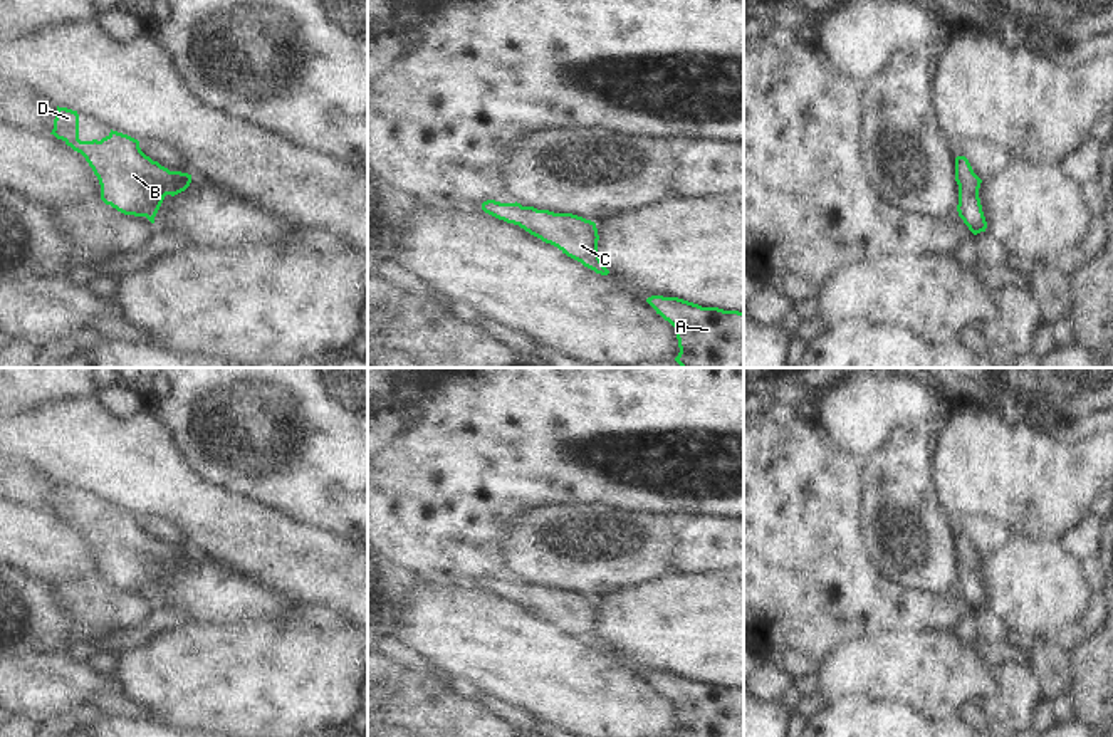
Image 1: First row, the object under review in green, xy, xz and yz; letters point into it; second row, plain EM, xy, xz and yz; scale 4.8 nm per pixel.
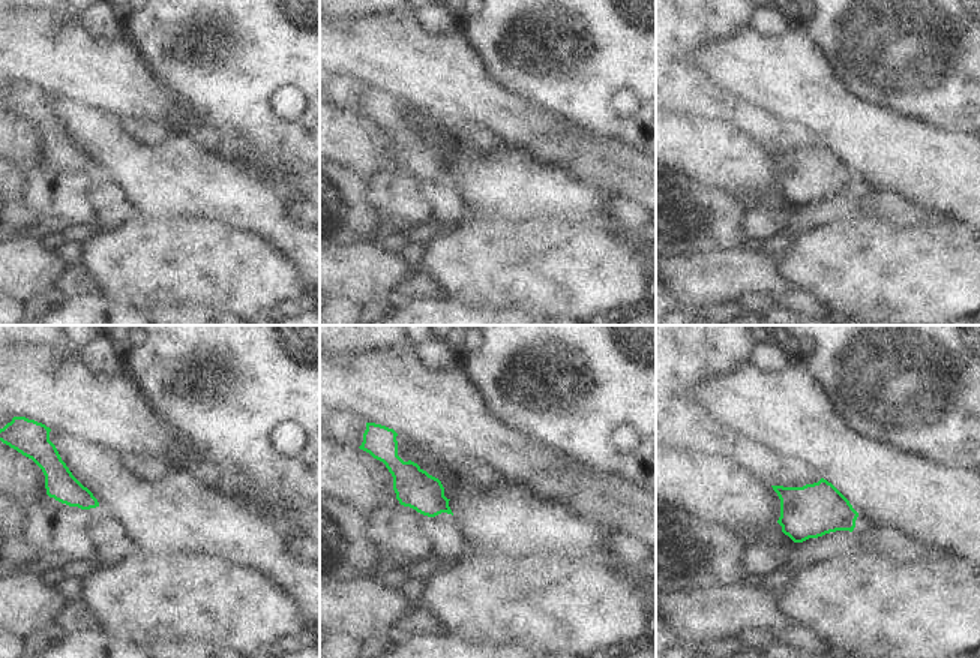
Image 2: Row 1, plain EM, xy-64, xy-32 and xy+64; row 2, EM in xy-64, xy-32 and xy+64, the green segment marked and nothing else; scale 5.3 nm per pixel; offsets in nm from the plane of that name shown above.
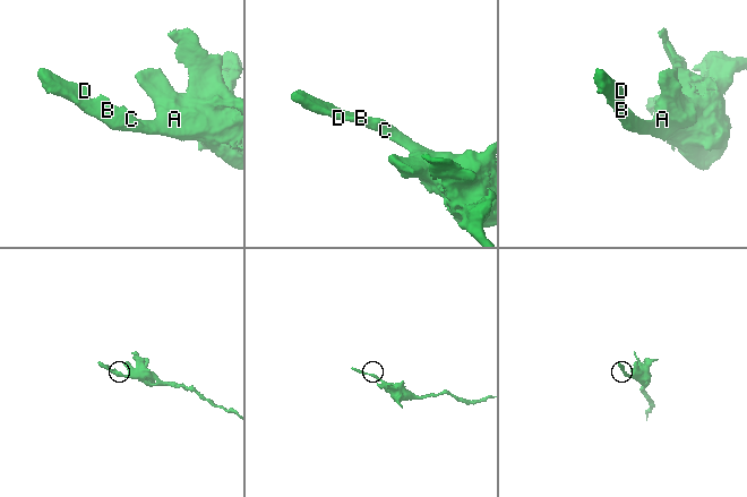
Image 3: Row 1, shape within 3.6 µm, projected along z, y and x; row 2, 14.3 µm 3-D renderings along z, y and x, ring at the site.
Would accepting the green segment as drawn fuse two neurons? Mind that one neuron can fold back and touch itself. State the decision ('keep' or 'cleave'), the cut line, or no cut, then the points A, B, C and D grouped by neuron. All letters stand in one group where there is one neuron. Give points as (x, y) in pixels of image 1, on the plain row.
keep | no cut | A B C D

